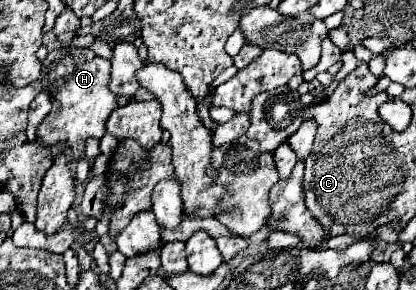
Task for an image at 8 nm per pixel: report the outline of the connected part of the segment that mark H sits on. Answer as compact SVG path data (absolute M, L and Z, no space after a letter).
M60 47L50 51L42 65L42 85L44 91L52 95L52 101L58 101L58 121L42 121L38 127L38 143L56 145L66 151L70 157L80 159L84 153L84 143L90 137L104 137L106 119L118 107L116 95L108 89L110 79L110 61L94 55L92 49L78 47Z

